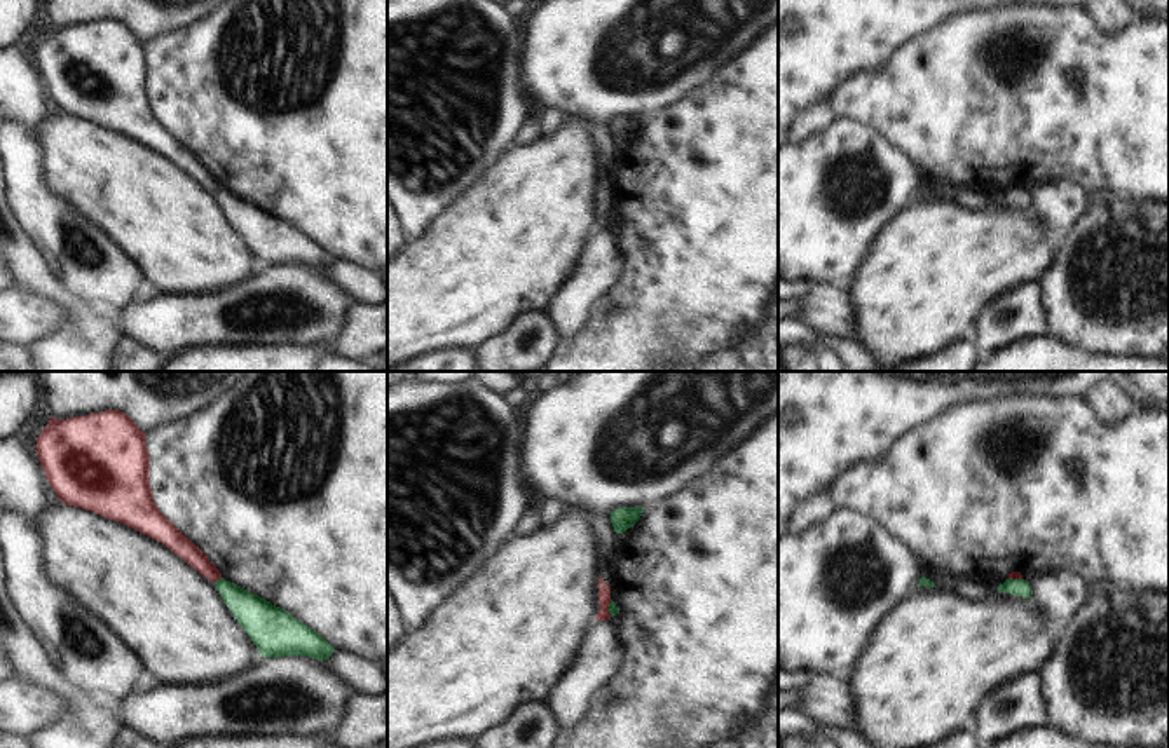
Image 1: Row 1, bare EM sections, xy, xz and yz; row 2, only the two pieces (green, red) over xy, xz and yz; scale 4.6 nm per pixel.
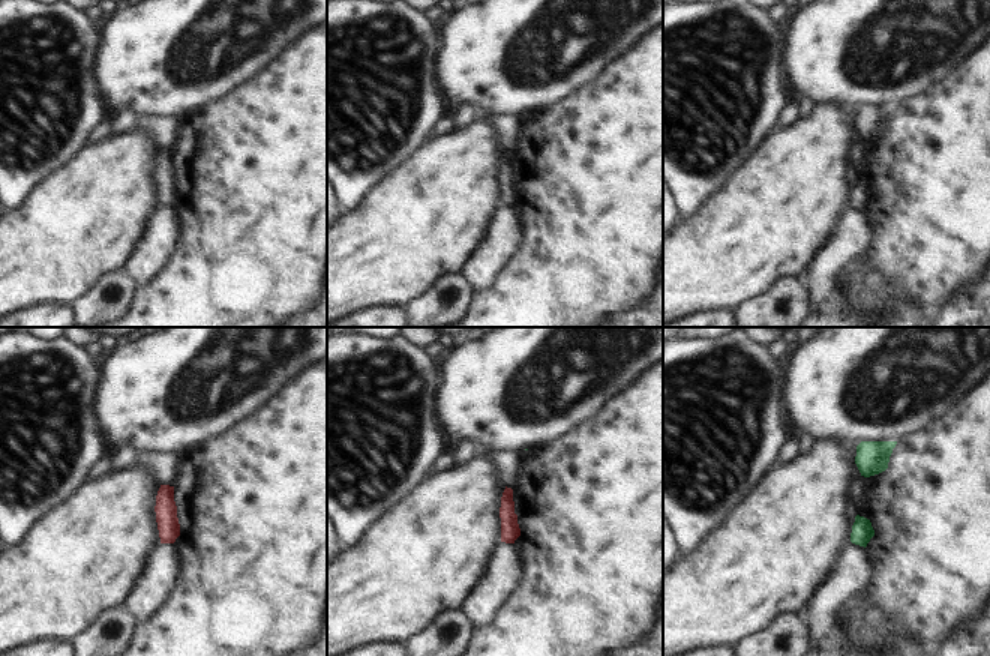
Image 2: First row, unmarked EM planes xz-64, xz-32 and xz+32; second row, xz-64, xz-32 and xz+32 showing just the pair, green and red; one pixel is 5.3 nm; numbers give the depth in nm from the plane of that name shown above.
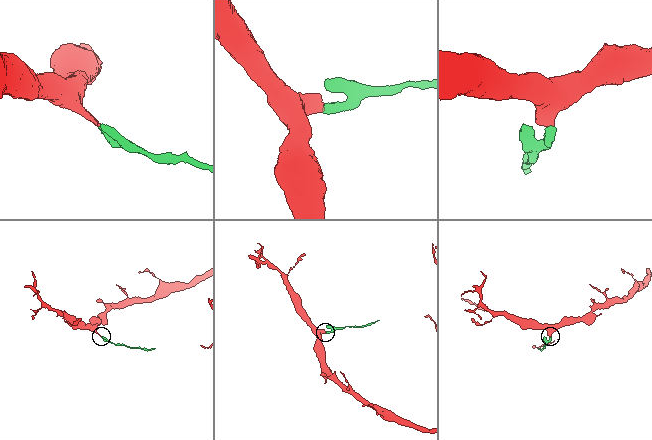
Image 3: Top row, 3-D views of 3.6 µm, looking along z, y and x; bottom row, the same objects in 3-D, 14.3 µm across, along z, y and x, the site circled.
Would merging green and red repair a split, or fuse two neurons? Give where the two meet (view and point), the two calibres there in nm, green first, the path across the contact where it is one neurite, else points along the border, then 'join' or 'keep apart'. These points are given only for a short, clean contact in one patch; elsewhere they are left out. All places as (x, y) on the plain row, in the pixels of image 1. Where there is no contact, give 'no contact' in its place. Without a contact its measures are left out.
meets green in xy at (217, 190); 170 nm thick on the green side, 100 nm on the other; border along xy (220, 187), (215, 192); keep apart

